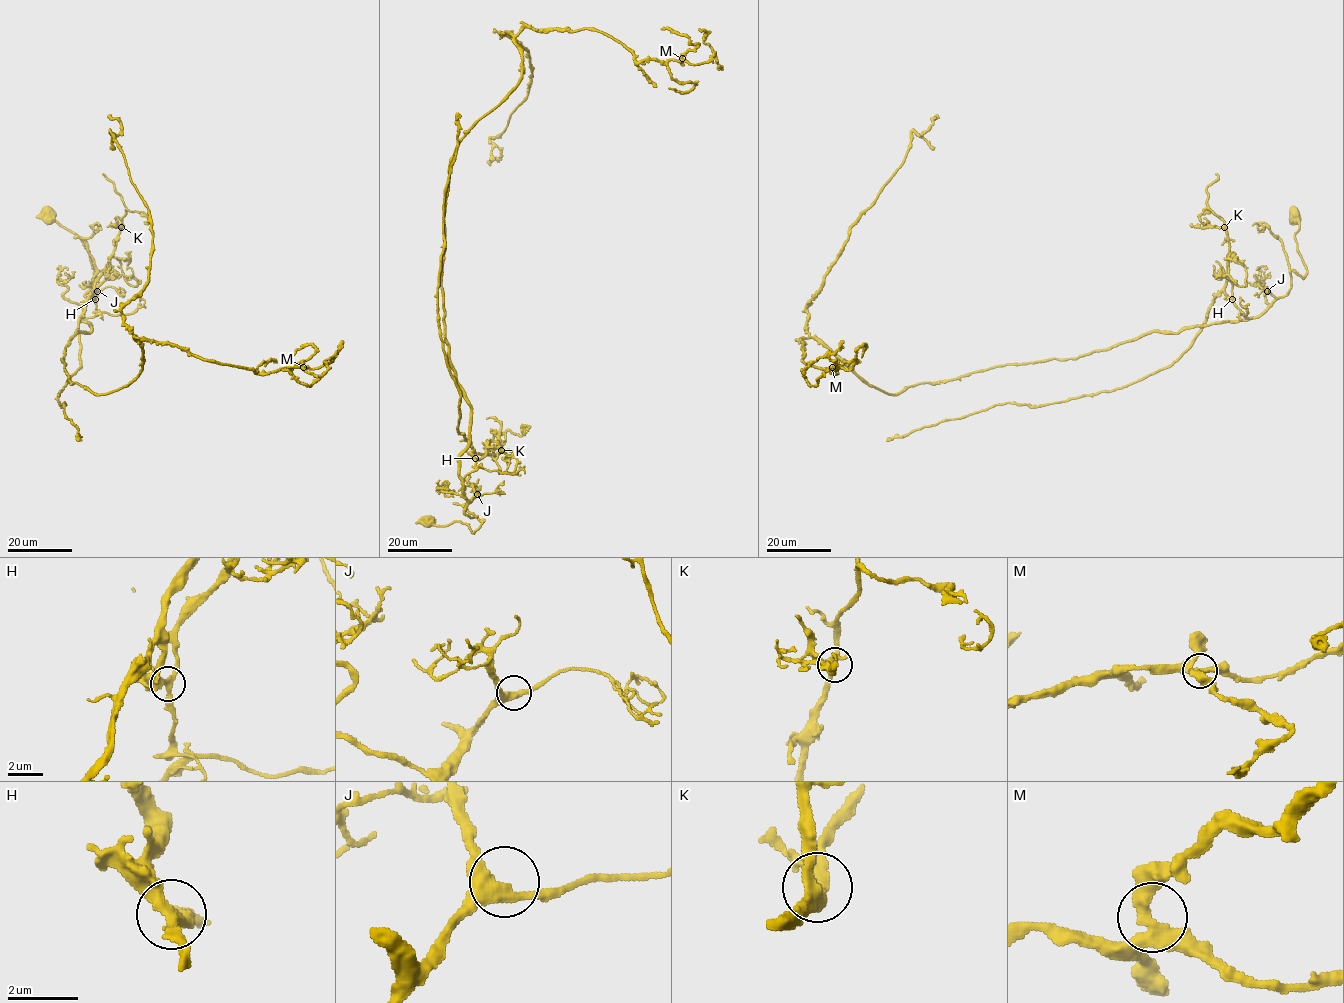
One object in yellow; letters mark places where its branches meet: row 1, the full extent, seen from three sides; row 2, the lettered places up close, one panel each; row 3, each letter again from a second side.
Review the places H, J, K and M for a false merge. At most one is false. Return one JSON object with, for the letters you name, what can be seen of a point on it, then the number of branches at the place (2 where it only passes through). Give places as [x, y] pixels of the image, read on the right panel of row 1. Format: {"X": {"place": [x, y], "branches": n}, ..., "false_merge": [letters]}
{"H": {"place": [1232, 299], "branches": 3}, "false_merge": ["H"]}

